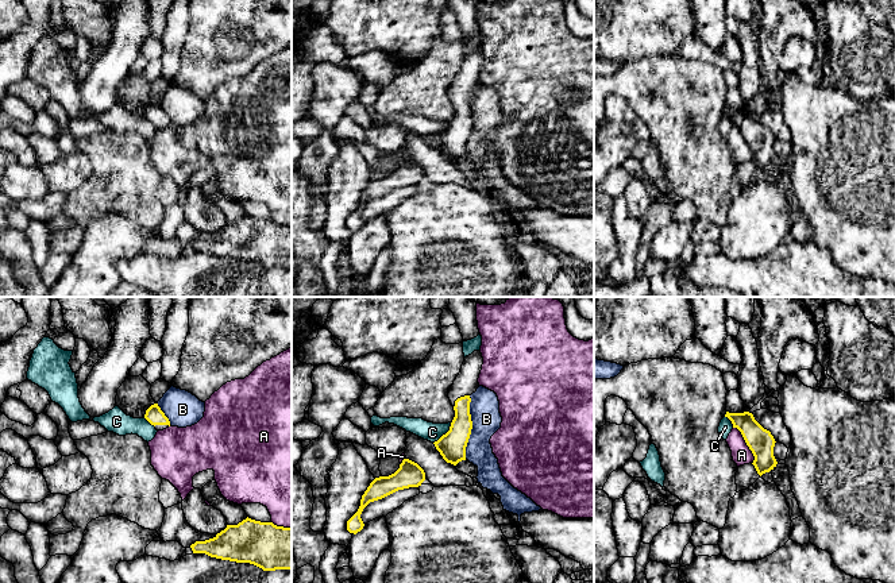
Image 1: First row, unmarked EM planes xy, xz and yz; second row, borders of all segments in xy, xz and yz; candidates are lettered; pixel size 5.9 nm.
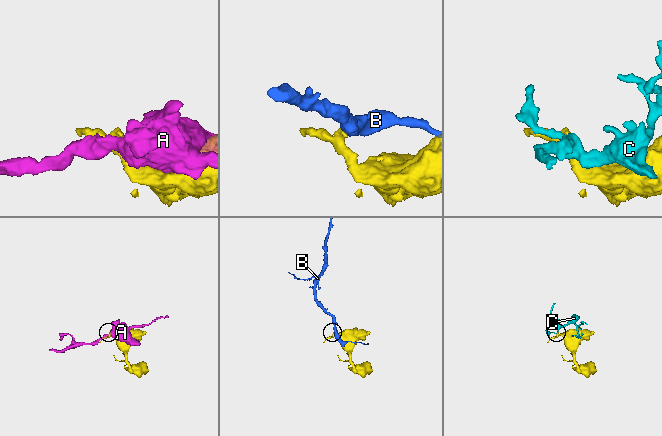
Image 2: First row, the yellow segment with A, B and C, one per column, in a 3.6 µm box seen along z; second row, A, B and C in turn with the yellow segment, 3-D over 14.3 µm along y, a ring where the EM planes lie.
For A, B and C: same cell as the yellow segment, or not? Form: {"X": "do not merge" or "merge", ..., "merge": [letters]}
{"A": "do not merge", "B": "do not merge", "C": "do not merge", "merge": []}

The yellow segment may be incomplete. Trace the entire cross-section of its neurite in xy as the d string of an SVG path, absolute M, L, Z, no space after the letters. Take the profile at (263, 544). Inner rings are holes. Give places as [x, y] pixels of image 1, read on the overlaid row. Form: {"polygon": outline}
{"polygon": "M248 517L238 525L227 525L213 538L196 541L190 548L193 553L205 553L211 557L236 563L250 563L263 571L292 570L292 528L261 522Z"}

